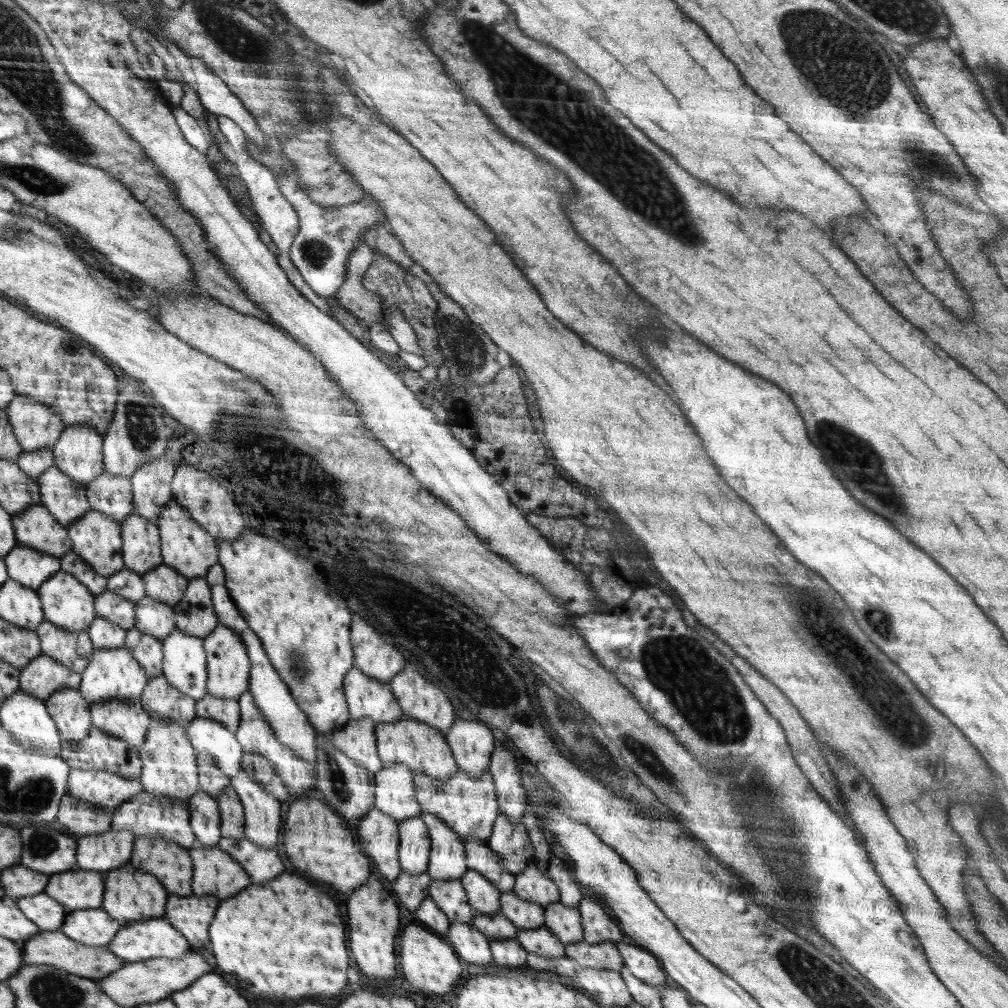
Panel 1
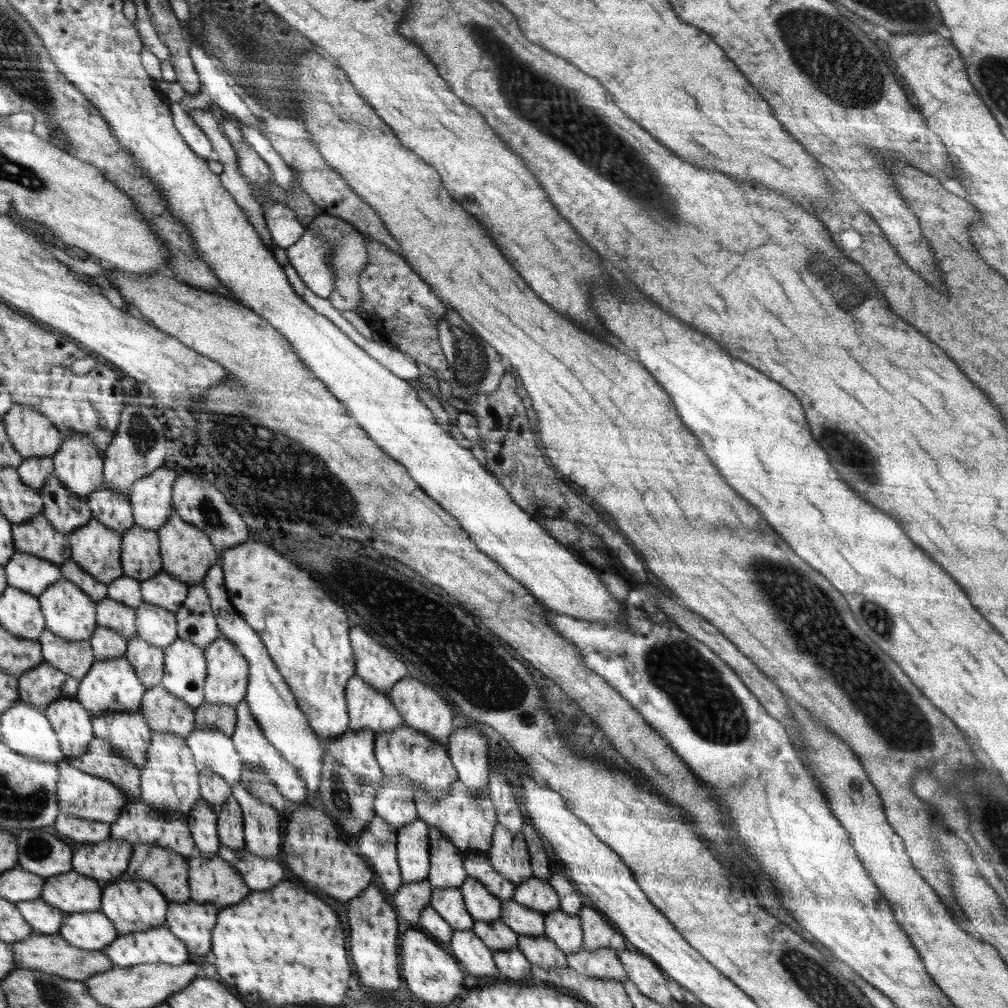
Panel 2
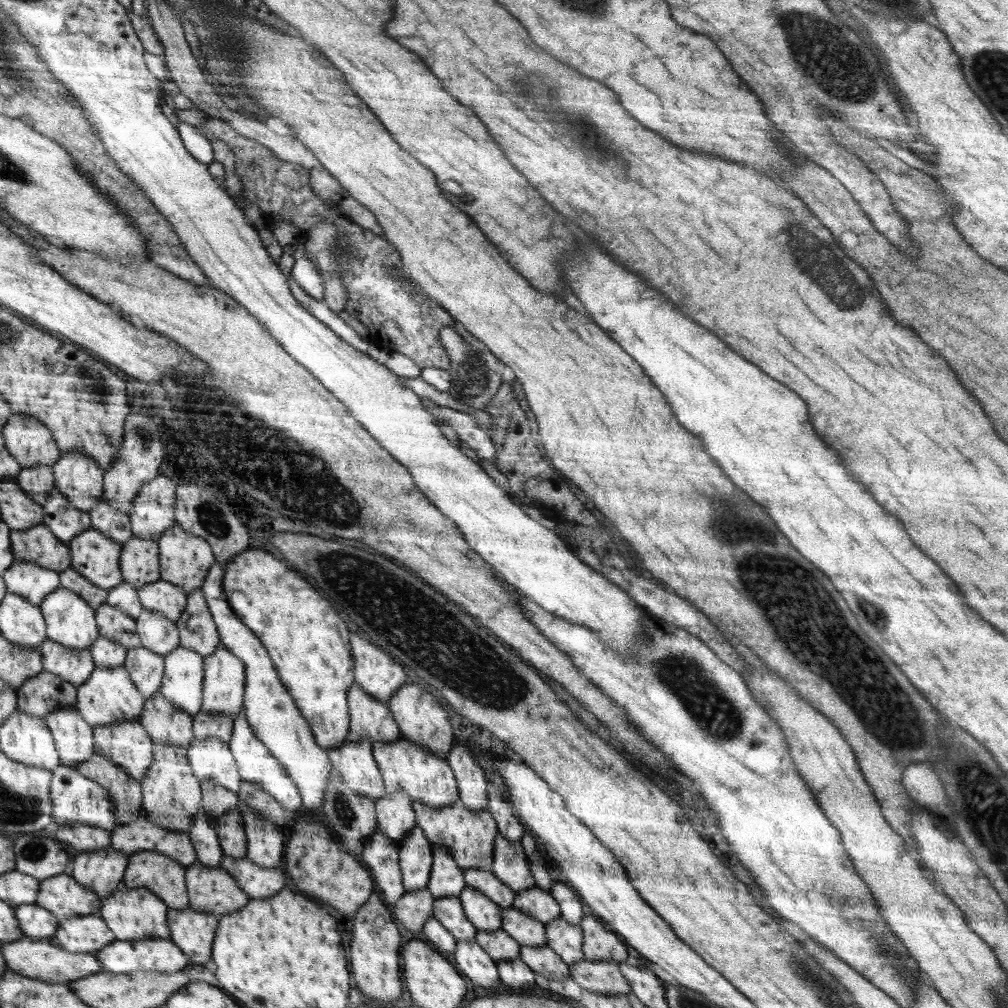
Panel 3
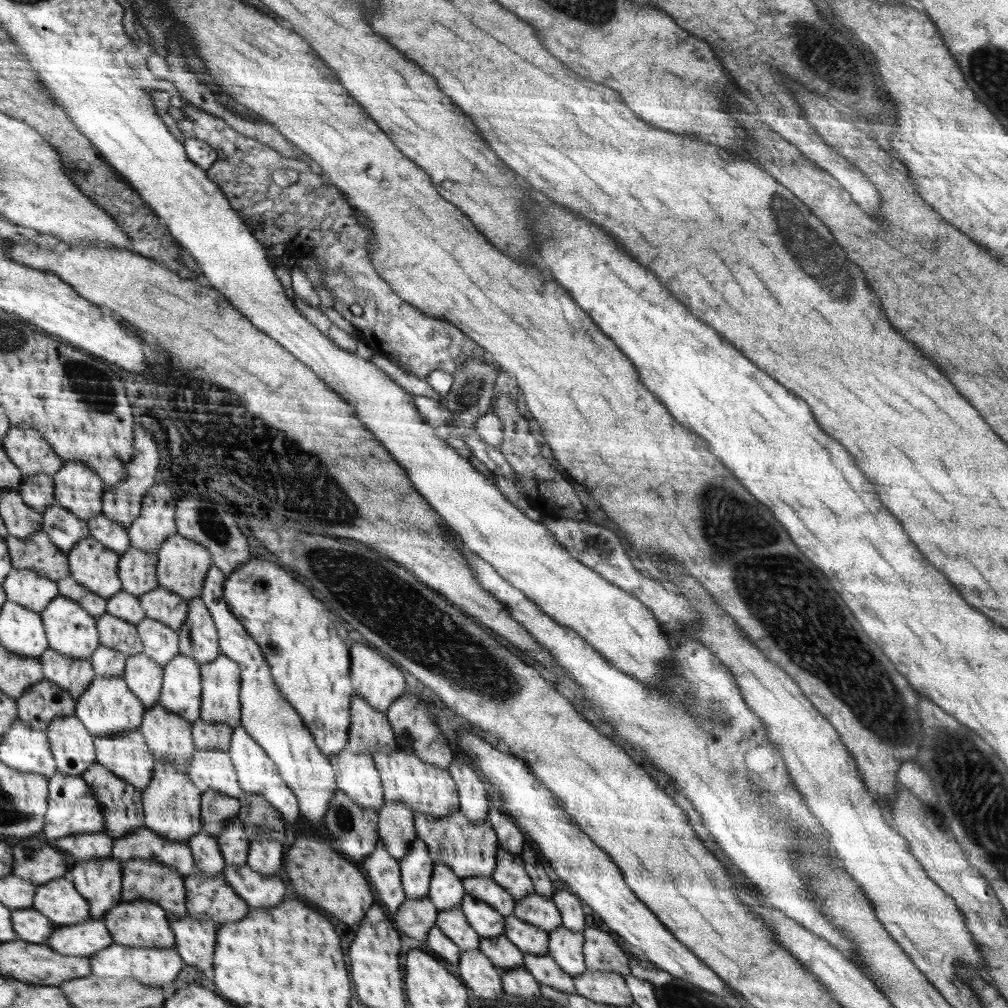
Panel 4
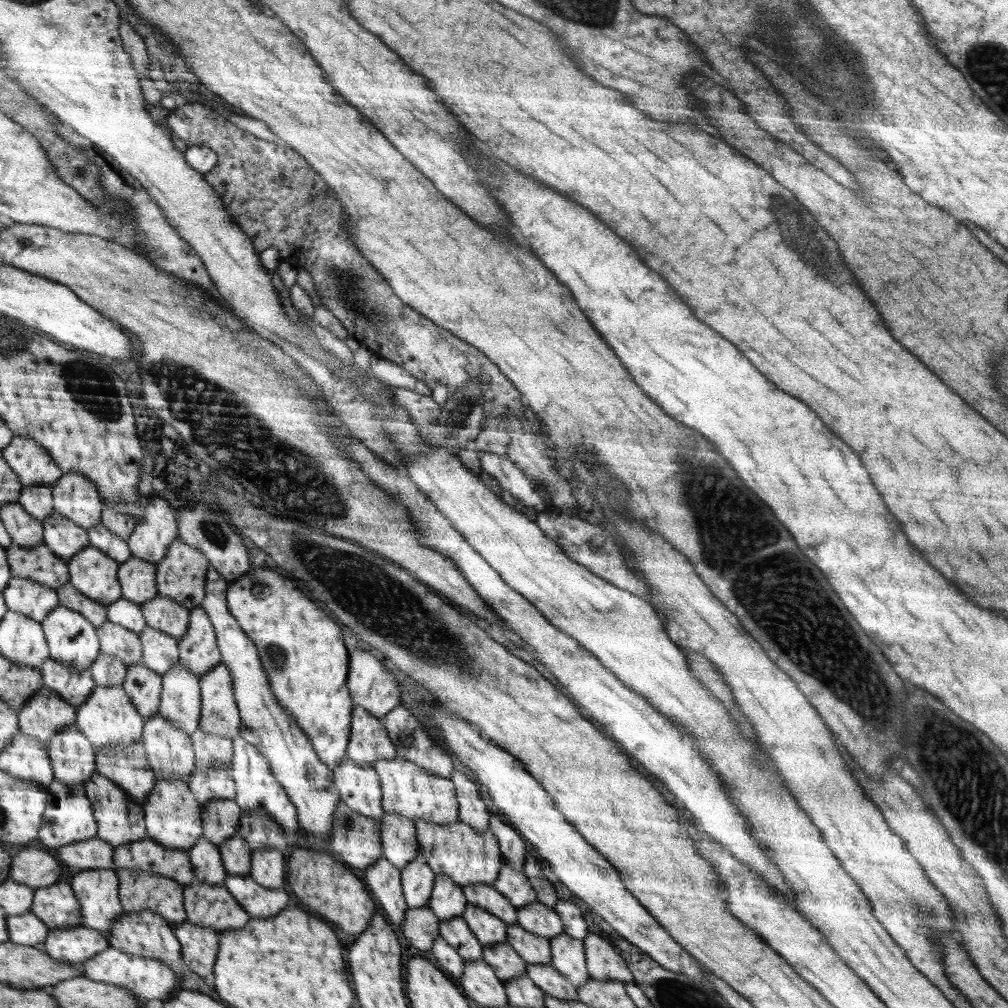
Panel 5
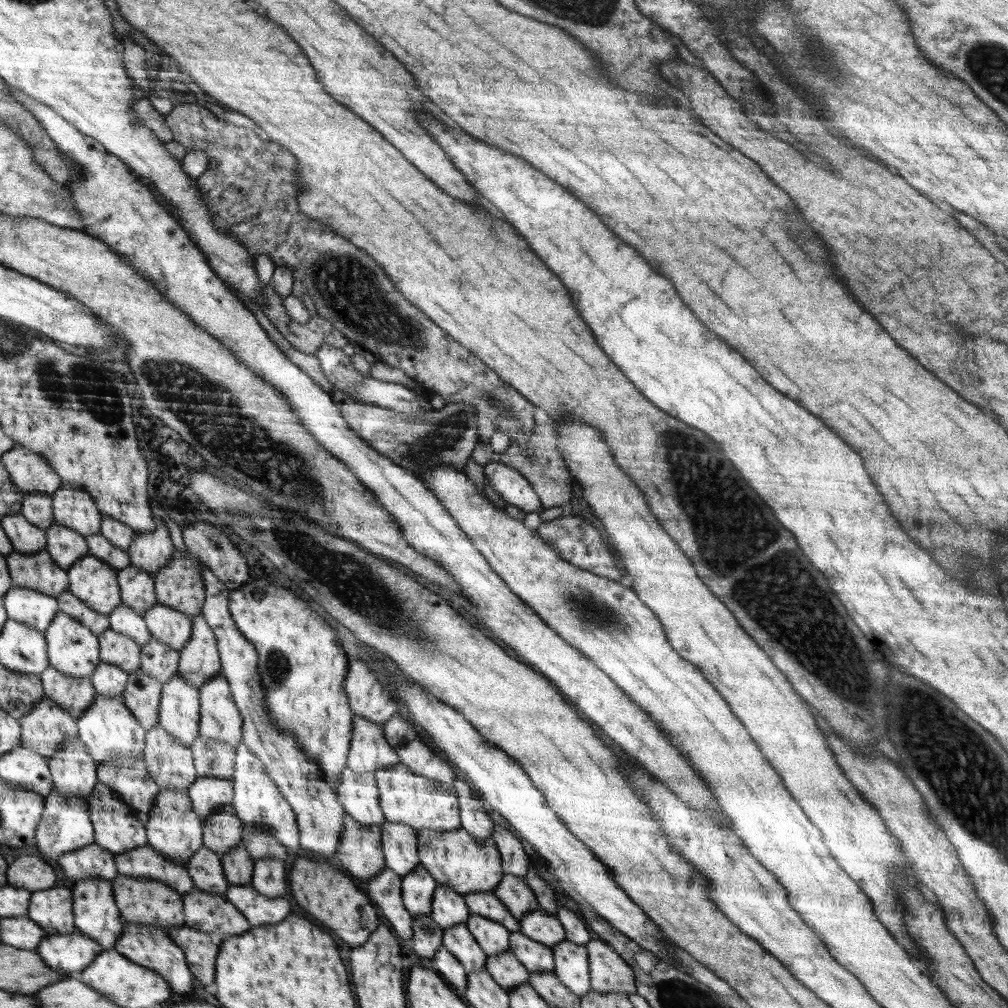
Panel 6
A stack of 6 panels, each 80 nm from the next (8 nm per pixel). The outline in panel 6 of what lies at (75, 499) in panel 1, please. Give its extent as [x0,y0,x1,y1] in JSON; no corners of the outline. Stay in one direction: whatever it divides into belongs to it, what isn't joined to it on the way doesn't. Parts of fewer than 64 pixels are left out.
[45,523,90,570]

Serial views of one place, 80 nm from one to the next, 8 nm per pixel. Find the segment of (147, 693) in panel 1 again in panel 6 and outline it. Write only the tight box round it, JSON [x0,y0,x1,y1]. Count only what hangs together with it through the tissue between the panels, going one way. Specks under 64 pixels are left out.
[143,722,198,791]

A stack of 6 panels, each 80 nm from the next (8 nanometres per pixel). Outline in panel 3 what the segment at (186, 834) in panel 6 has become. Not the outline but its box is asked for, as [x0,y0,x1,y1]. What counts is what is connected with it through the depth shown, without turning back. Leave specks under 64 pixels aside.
[142,745,203,833]

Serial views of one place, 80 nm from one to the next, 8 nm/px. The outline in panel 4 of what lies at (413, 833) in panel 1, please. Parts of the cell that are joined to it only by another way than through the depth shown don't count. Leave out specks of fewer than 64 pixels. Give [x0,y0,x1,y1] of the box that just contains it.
[399,840,433,899]

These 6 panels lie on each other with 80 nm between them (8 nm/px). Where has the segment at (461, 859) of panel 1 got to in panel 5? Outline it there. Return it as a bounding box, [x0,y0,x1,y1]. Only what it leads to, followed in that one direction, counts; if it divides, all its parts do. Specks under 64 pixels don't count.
[428,875,468,921]

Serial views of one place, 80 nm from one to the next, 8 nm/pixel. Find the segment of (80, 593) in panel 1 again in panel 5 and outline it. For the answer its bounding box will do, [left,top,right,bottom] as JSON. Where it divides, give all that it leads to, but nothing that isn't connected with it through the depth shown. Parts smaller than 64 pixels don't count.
[41,604,102,671]

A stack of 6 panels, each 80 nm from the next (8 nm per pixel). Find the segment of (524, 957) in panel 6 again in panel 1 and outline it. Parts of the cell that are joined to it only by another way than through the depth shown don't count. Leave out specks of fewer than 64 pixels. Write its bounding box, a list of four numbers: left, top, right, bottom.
[499,891,546,929]

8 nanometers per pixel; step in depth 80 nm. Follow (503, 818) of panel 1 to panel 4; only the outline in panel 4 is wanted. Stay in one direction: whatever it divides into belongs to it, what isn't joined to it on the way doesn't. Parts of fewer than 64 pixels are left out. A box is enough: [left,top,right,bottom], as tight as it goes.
[491,846,535,901]

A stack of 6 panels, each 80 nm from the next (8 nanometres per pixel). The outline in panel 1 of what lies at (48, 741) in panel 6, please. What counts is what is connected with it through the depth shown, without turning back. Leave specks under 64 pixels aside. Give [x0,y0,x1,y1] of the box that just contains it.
[19,654,82,702]

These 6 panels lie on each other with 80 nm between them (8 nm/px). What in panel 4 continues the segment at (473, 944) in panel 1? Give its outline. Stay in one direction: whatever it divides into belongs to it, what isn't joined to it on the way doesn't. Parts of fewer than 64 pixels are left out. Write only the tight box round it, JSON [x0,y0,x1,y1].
[457,951,504,1004]

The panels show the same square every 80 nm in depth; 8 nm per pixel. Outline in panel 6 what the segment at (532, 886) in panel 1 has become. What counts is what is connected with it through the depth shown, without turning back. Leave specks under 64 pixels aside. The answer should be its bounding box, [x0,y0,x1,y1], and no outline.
[521,909,565,949]

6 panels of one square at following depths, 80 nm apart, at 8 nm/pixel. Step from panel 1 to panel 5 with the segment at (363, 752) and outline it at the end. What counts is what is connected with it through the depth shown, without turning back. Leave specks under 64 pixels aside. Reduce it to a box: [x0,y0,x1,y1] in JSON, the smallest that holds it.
[333,756,385,820]

